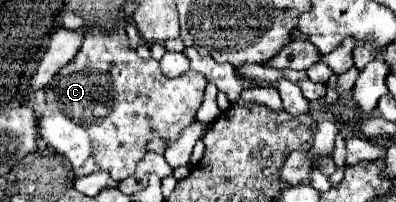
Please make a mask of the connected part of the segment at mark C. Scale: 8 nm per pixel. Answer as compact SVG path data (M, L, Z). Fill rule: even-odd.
M116 26L114 30L86 28L76 58L60 68L56 78L46 86L46 110L38 122L38 130L54 152L70 160L76 176L106 170L116 182L120 182L134 172L152 138L174 142L178 134L194 122L194 114L204 98L204 88L206 78L196 70L188 70L178 78L166 78L154 58L140 58L130 46L124 26Z

